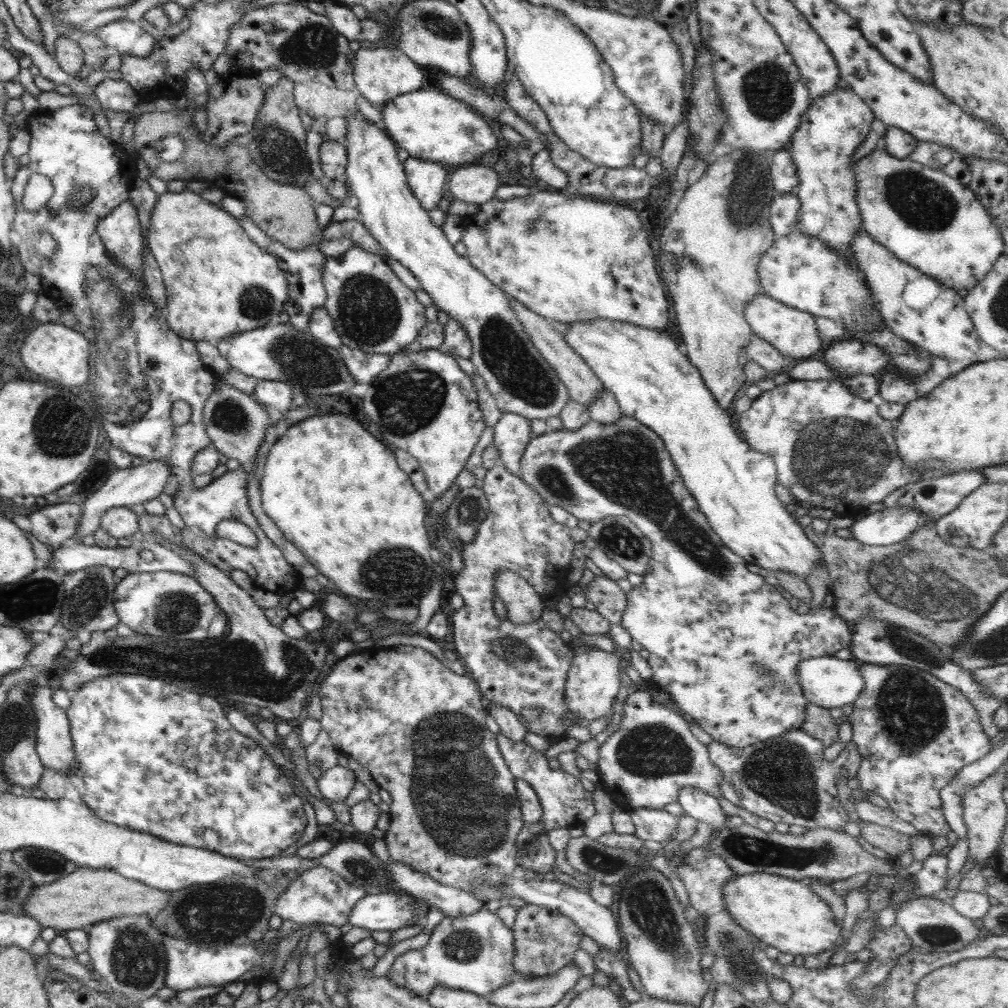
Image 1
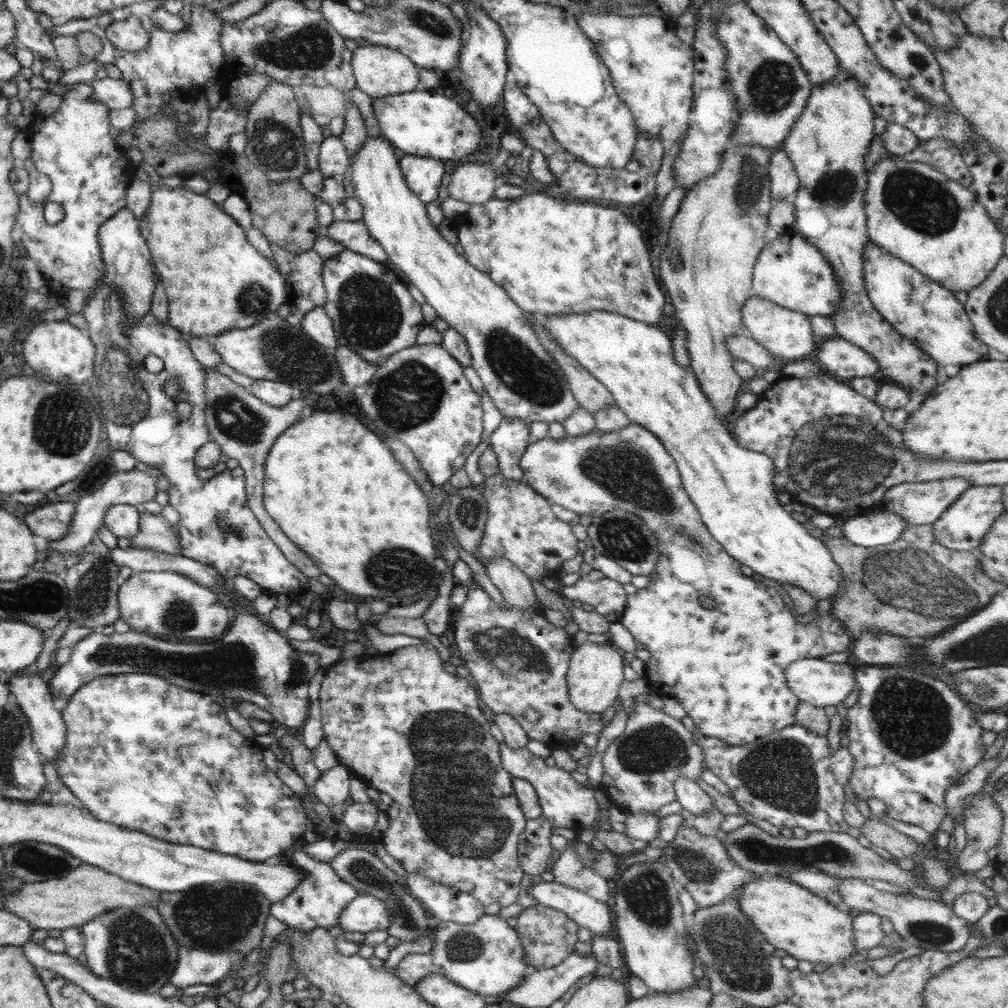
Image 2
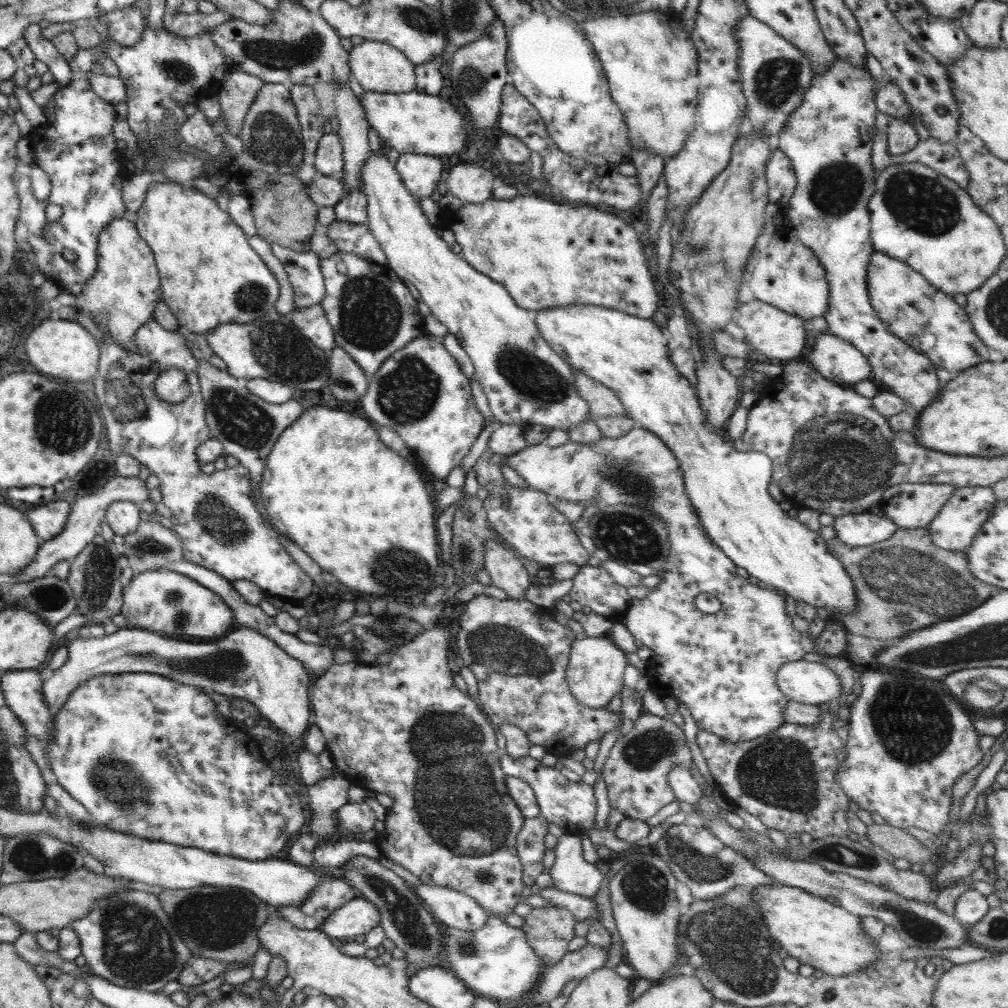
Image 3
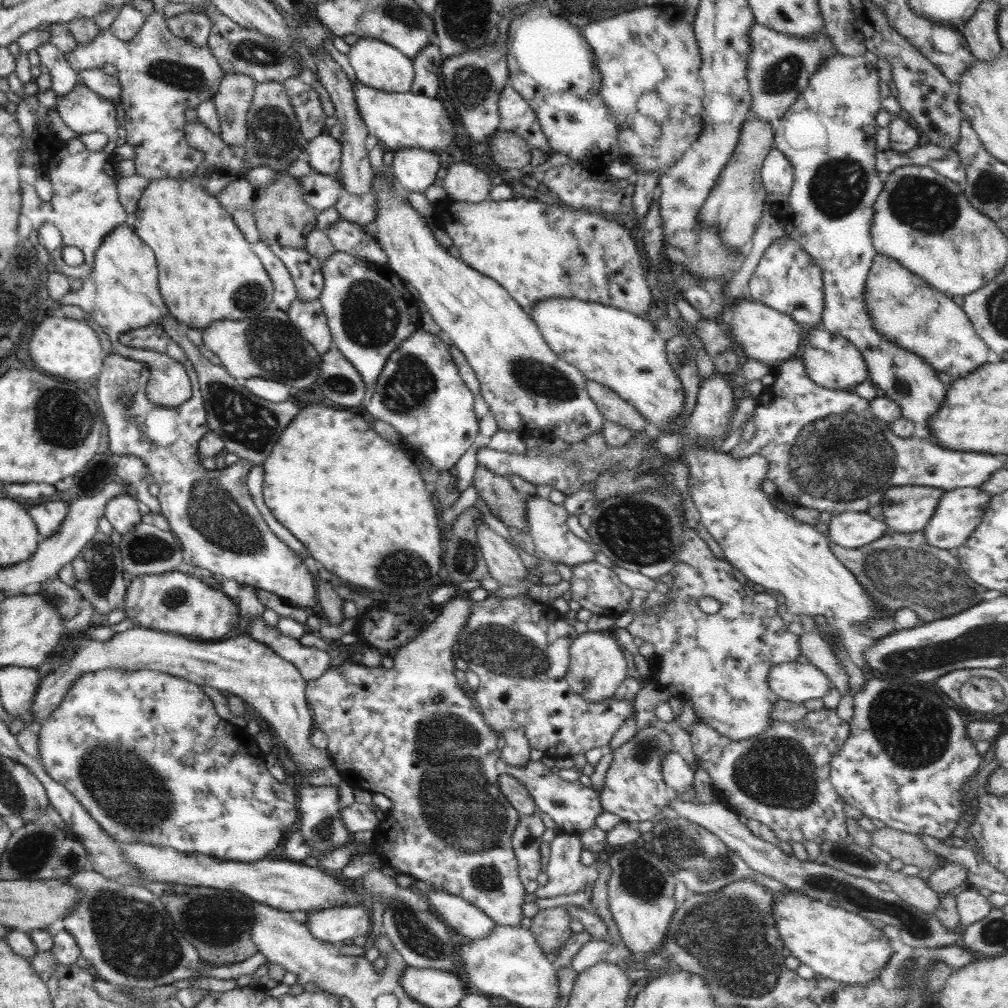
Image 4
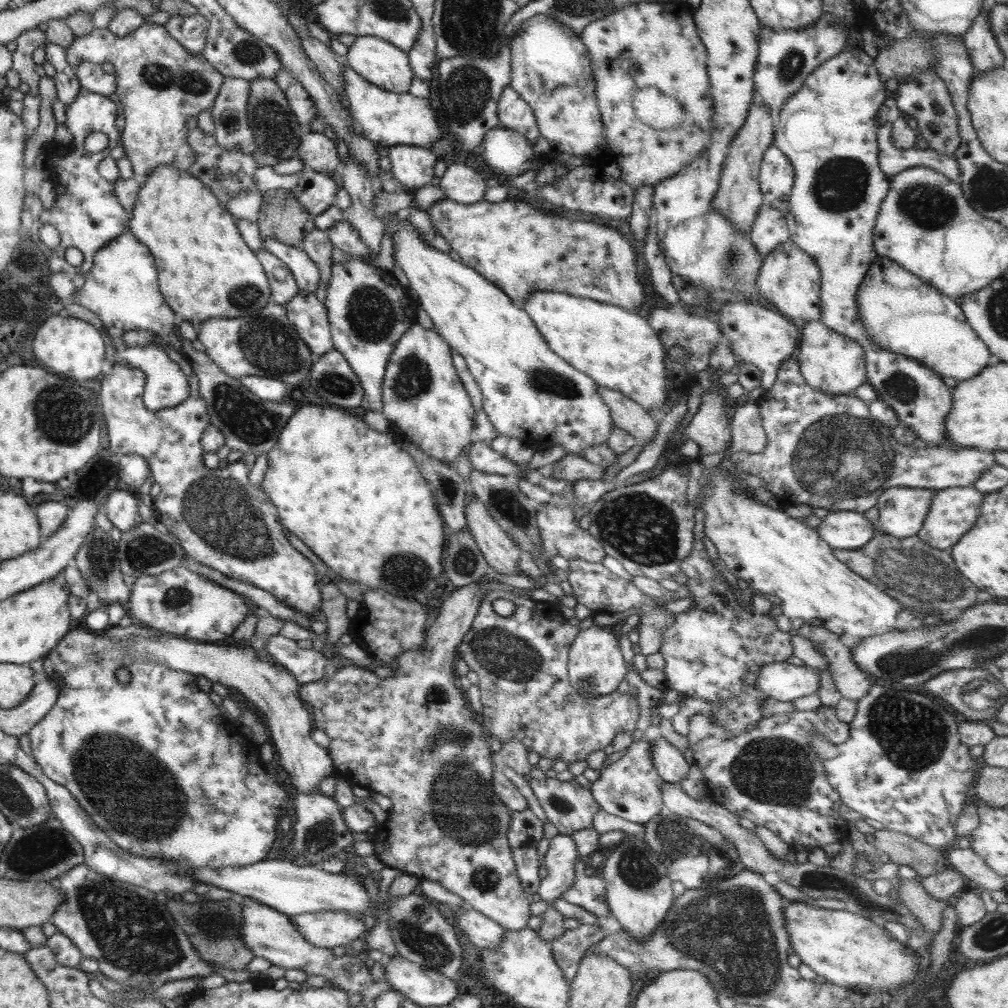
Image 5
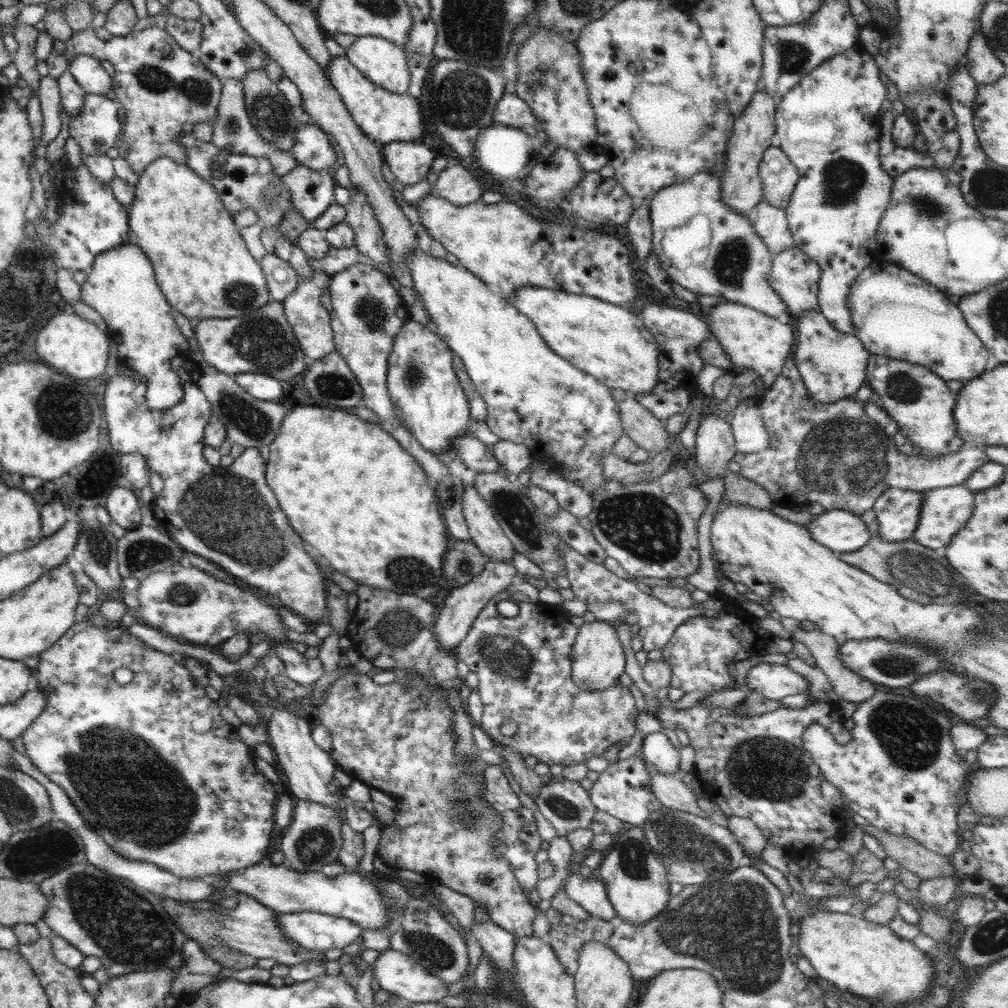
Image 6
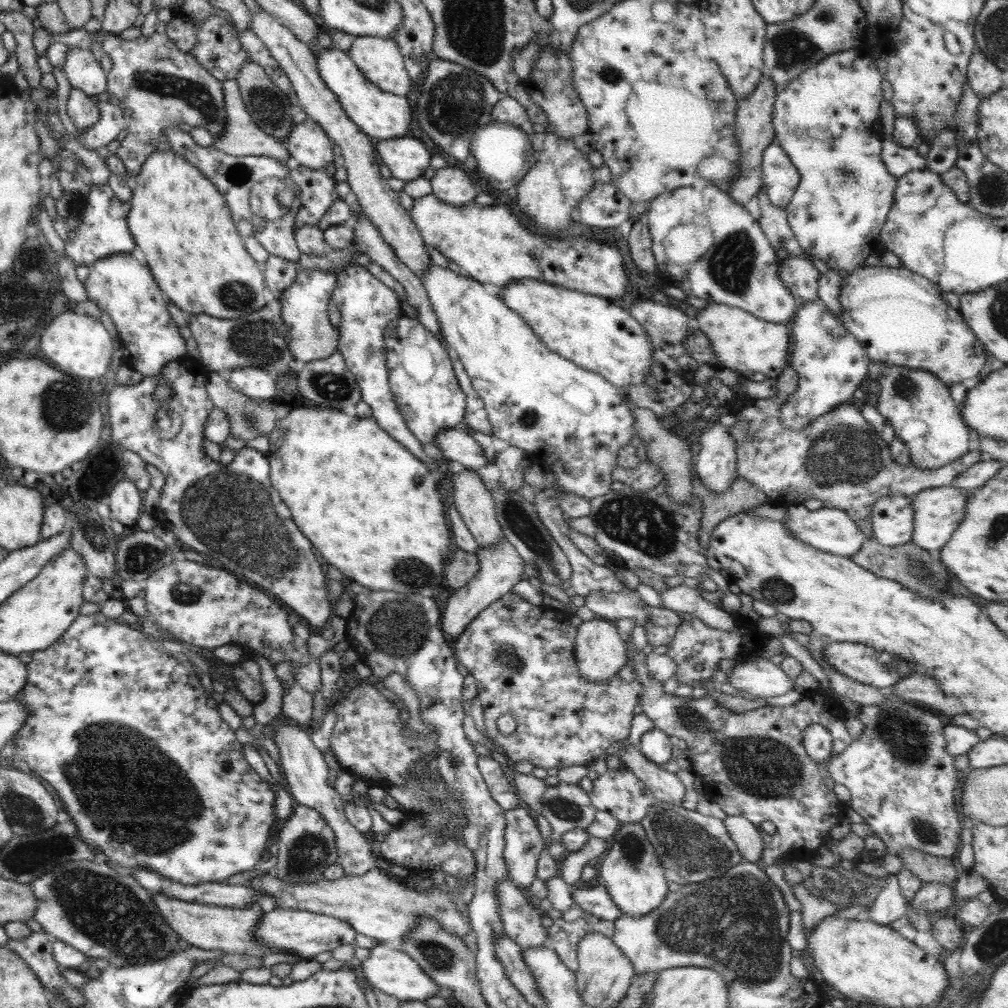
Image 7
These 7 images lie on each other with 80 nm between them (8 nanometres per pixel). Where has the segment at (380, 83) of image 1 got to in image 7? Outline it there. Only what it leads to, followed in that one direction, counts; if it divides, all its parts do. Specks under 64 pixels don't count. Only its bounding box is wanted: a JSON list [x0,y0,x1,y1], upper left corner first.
[347,37,412,96]

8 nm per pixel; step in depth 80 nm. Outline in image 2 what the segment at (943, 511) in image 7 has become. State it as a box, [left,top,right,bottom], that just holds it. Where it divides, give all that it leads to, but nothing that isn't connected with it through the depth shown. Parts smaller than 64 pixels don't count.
[933,485,1005,551]

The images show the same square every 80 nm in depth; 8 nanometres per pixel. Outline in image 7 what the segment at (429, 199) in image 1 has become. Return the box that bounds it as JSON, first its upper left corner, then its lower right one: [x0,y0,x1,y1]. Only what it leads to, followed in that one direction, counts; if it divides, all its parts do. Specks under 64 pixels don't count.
[376,136,433,183]

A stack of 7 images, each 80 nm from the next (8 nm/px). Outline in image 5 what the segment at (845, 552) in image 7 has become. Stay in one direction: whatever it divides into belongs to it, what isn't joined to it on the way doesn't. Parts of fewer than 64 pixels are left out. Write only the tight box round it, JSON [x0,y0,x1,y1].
[817,510,881,549]

